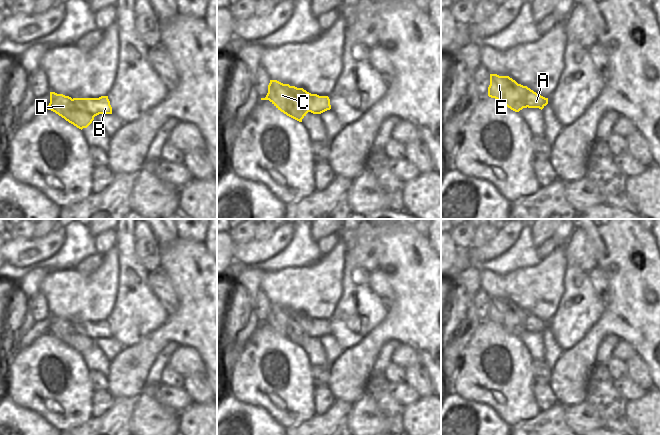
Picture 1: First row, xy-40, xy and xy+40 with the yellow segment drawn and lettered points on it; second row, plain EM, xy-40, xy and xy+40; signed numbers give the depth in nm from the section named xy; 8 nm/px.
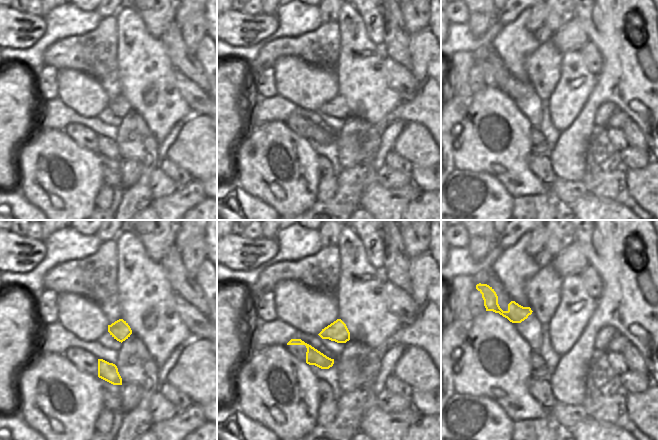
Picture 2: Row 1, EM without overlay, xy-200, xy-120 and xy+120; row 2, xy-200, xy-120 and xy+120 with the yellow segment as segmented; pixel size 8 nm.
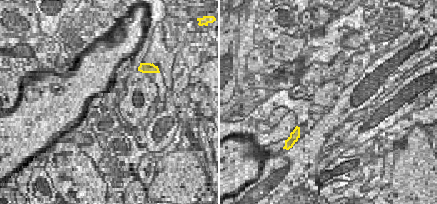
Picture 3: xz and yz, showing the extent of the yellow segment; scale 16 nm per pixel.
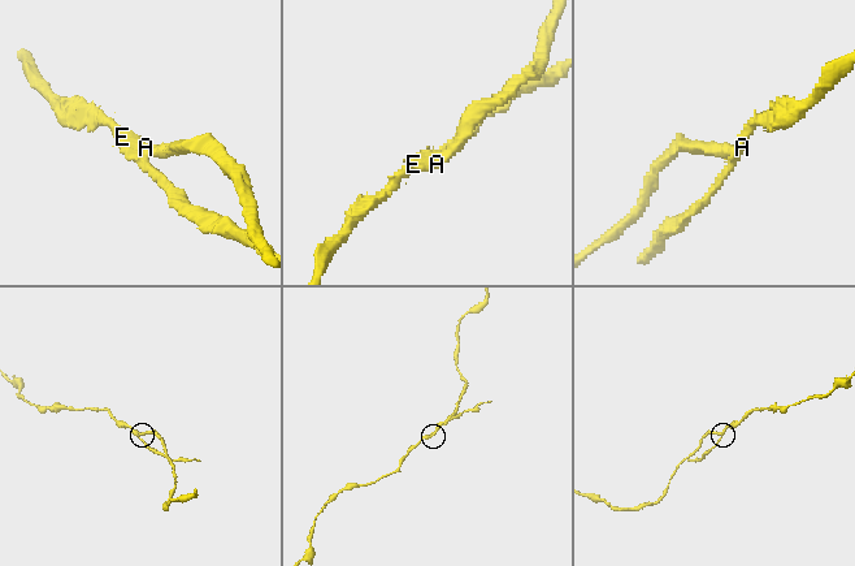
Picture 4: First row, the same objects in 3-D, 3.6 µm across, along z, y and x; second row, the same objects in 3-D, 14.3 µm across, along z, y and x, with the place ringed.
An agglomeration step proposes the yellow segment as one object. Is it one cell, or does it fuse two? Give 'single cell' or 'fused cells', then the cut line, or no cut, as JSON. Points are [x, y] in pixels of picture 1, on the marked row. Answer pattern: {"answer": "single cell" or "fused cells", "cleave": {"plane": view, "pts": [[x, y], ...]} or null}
{"answer": "fused cells", "cleave": {"plane": "xy", "pts": [[290, 86], [295, 97], [308, 111]]}}

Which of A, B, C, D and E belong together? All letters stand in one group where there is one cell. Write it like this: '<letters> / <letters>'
A B / C D E

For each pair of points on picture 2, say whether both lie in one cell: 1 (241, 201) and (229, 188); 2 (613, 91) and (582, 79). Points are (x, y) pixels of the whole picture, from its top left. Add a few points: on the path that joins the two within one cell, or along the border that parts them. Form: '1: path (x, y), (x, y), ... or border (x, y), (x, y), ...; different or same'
1: path (238, 198), (232, 191); same
2: border (597, 75), (595, 87), (585, 105); different

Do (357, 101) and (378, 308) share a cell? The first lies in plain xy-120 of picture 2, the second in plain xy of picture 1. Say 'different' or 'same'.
same

